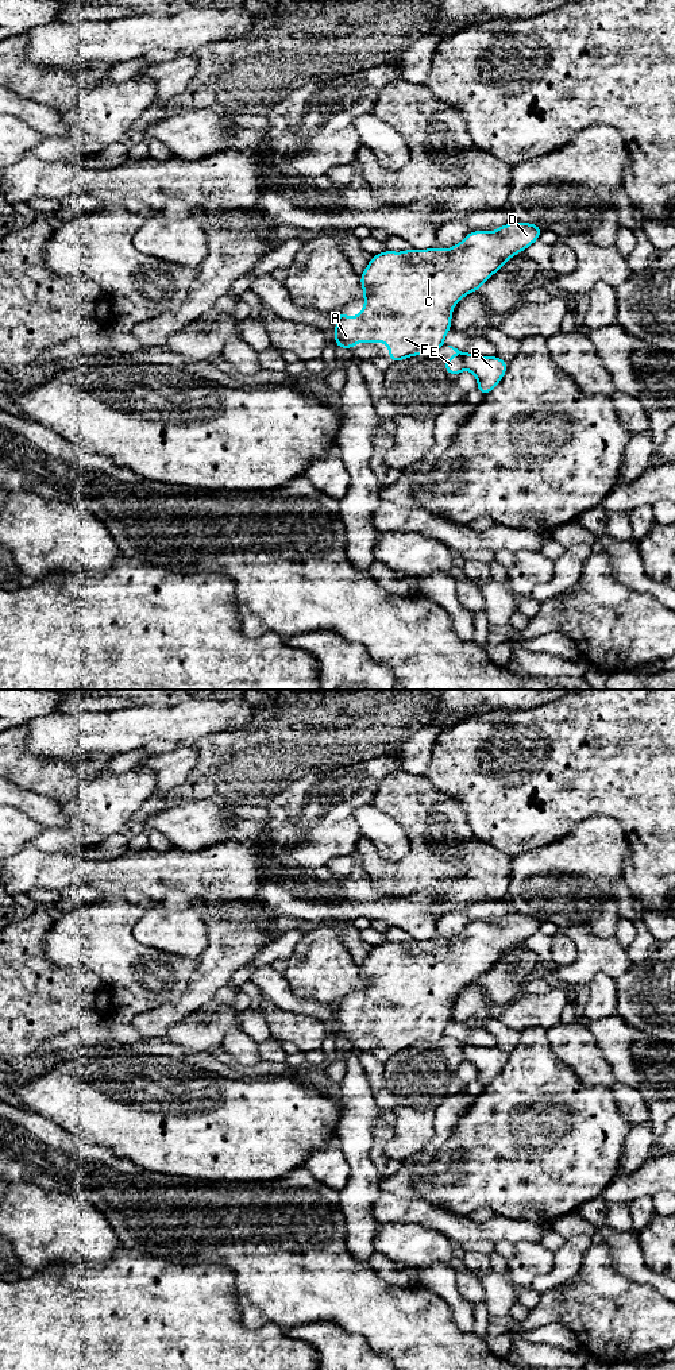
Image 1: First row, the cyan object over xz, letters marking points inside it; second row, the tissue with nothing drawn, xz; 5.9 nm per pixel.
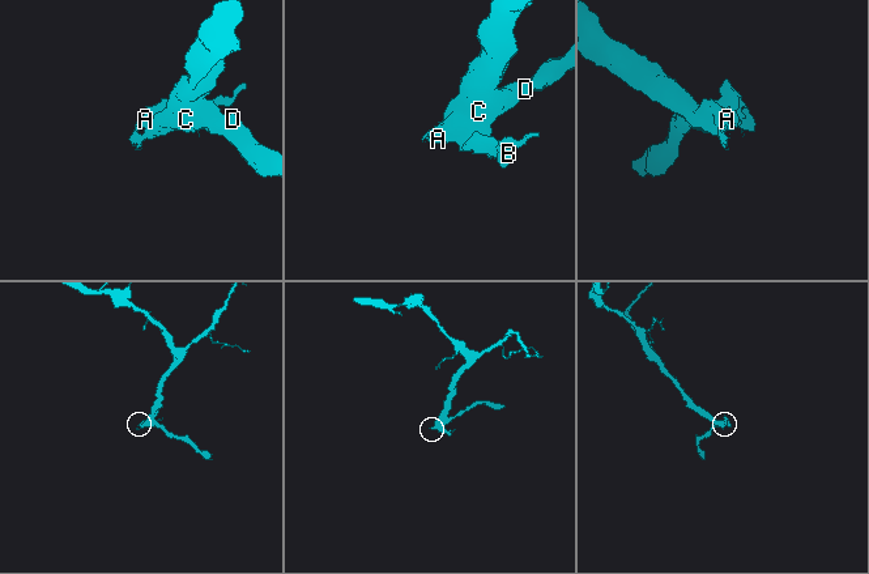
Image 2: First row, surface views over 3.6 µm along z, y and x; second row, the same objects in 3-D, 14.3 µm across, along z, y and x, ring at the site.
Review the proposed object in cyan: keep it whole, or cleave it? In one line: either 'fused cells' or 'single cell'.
fused cells

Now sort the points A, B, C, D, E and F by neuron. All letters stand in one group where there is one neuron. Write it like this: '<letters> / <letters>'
A B C D F / E

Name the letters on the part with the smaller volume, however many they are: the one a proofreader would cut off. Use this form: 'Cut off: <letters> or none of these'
Cut off: E

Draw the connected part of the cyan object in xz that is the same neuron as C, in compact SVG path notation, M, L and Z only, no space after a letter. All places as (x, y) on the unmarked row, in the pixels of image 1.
M513 912L497 922L471 922L460 934L447 941L410 938L404 943L385 941L373 946L360 966L364 1000L355 1010L339 1003L335 1035L351 1041L355 1034L387 1034L392 1054L437 1042L446 1035L446 1026L452 1019L452 999L468 984L481 981L512 948L539 931L541 922L537 915Z

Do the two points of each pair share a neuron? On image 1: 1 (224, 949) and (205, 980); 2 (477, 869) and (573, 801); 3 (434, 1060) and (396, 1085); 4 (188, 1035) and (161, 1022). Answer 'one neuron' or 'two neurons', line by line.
1: one neuron
2: two neurons
3: one neuron
4: two neurons

